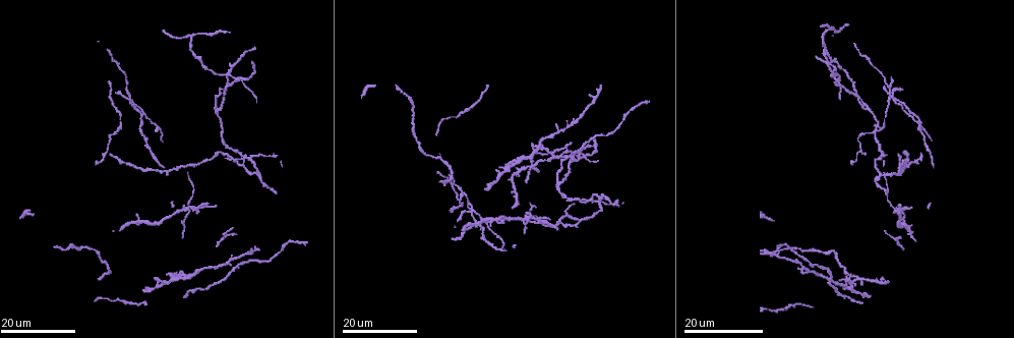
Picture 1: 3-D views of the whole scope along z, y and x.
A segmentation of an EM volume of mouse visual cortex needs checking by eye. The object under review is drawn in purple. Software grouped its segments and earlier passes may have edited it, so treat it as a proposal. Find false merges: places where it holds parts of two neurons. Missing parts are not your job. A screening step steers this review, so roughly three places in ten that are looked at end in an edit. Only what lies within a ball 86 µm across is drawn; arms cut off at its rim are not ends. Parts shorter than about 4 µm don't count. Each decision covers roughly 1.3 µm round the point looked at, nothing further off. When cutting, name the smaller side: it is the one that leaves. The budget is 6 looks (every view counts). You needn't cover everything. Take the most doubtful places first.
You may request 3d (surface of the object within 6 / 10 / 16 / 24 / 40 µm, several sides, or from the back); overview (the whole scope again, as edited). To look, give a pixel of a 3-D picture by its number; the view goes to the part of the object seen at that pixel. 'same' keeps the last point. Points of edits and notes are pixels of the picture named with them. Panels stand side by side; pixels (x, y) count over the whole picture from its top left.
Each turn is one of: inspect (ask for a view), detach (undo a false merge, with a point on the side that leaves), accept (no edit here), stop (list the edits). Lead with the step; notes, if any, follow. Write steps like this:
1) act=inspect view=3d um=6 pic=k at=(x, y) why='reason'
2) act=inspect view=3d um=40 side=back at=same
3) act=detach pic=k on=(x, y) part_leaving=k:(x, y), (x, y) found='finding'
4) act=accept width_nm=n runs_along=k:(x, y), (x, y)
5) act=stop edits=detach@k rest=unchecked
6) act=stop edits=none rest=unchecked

act=inspect view=3d um=16 pic=1 at=(583, 153) why='four arms meet'

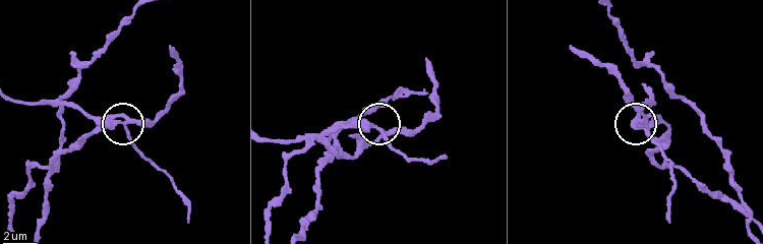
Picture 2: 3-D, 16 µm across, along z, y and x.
act=inspect view=3d um=6 pic=2 at=(119, 120)

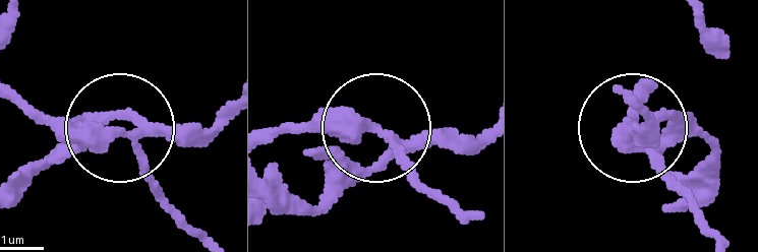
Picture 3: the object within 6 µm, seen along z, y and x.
act=accept width_nm=330 found='one neuron here'

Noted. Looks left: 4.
act=inspect view=3d um=16 pic=1 at=(244, 156) why='small branch off a trunk'

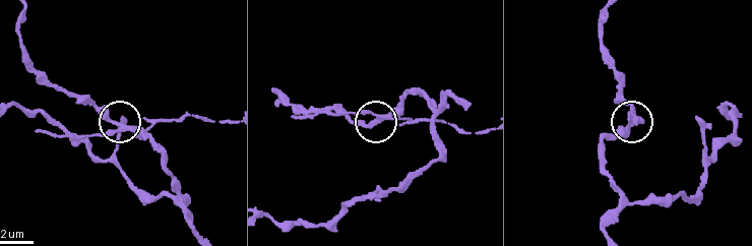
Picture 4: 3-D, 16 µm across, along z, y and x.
act=inspect view=3d um=6 pic=4 at=(122, 125)

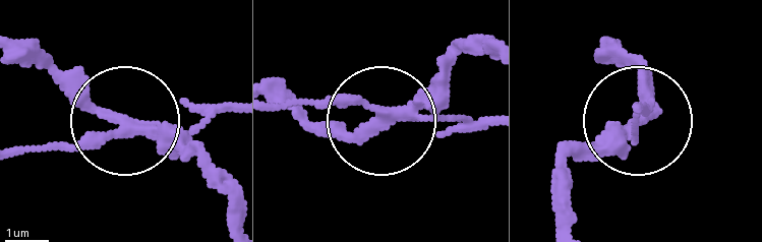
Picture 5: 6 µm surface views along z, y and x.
act=detach pic=5 on=(208, 121) arms=3 part_leaving=5:(400, 115), (483, 126) found='two neurons meet here'

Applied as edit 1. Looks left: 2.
act=stop edits=detach@5 rest=unchecked

